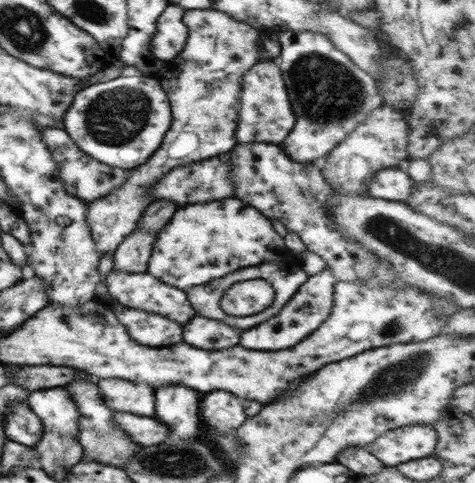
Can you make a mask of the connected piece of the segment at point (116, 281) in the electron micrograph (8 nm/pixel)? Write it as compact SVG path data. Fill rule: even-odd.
M111 270L107 274L106 286L110 297L128 308L145 310L160 316L168 316L168 318L172 318L172 320L176 320L180 324L186 324L188 320L192 320L196 316L194 308L190 306L187 296L182 290L163 284L159 278L149 273L132 274L130 272Z

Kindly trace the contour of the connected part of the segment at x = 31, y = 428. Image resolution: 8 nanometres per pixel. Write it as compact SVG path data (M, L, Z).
M14 403L7 408L3 422L4 432L8 439L22 443L24 446L35 448L35 444L42 438L43 424L29 404Z

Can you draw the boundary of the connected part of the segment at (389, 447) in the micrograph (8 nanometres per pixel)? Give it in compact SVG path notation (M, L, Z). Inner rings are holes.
M418 423L393 428L381 434L367 450L388 467L432 457L437 445L435 425Z

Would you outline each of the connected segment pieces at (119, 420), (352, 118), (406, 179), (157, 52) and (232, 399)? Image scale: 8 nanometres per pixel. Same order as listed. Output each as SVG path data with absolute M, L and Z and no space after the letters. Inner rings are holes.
M115 412L114 420L140 448L164 443L171 433L171 430L156 418Z
M303 30L294 32L284 31L278 34L281 51L278 56L278 65L290 97L292 110L296 115L296 124L290 134L280 143L285 153L296 162L318 163L329 152L341 143L351 132L367 117L367 114L384 104L383 98L378 93L377 81L370 74L356 66L347 54L338 50L329 39L328 34Z
M404 166L383 168L369 180L367 194L374 198L405 202L412 194L414 183Z
M169 4L158 17L157 31L151 38L152 54L158 60L172 60L184 48L189 30L184 25L185 9Z
M225 390L203 394L199 402L199 420L216 431L237 429L248 418L240 399Z

